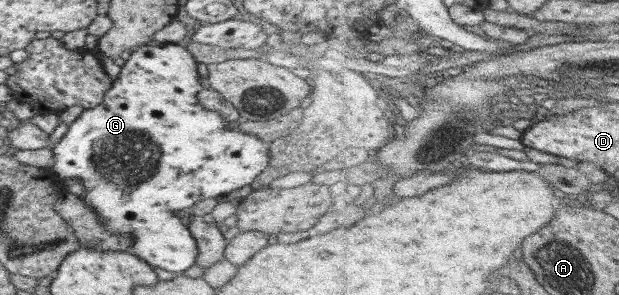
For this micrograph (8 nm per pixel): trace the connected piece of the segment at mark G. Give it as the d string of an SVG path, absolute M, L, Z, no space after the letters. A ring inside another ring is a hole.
M150 43L139 46L136 50L132 50L130 58L126 60L126 64L122 66L120 74L118 74L118 80L113 82L111 88L108 88L102 104L97 104L88 110L84 109L80 116L69 124L67 133L54 145L54 148L50 149L56 158L54 158L54 164L49 170L56 173L60 181L64 178L77 178L82 182L82 186L85 188L83 201L103 218L105 227L109 232L119 232L121 236L130 236L133 241L128 250L152 265L153 268L162 268L162 270L177 274L188 270L195 263L198 251L196 239L192 236L188 226L183 224L182 219L176 216L174 212L189 209L205 198L218 198L218 196L230 194L234 190L252 184L256 180L256 176L260 176L270 162L269 148L266 142L257 136L242 132L236 125L221 117L219 112L203 108L196 95L202 91L204 86L205 82L198 73L198 63L184 46L178 44L158 46Z

